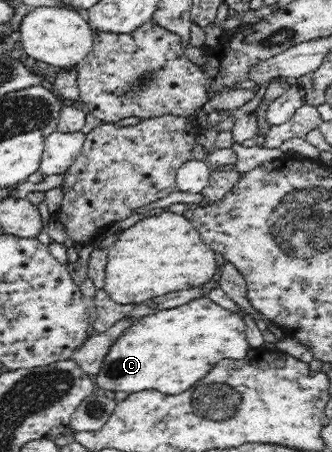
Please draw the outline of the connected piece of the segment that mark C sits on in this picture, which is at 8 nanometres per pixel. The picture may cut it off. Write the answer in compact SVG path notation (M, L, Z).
M208 298L144 316L110 347L100 372L93 376L102 390L135 393L157 390L165 395L180 394L204 378L220 360L240 360L248 354L246 321L240 313L220 308Z

